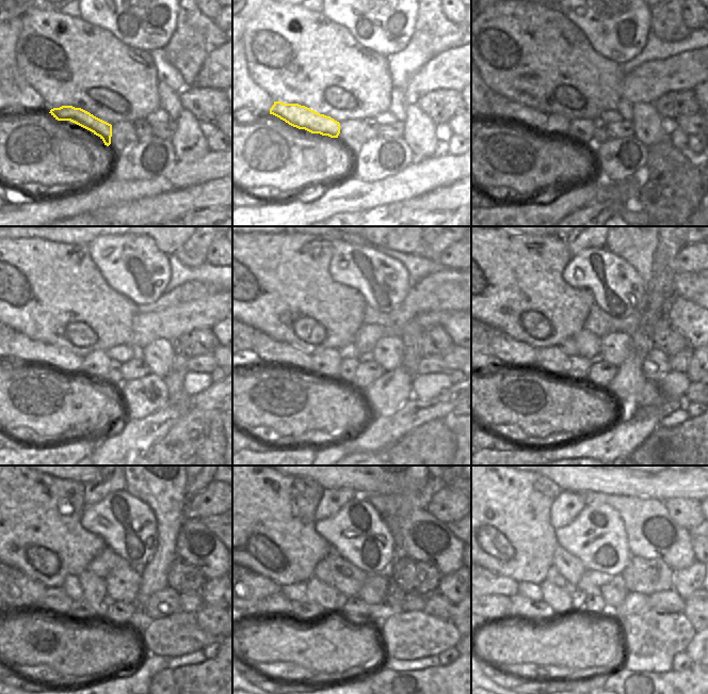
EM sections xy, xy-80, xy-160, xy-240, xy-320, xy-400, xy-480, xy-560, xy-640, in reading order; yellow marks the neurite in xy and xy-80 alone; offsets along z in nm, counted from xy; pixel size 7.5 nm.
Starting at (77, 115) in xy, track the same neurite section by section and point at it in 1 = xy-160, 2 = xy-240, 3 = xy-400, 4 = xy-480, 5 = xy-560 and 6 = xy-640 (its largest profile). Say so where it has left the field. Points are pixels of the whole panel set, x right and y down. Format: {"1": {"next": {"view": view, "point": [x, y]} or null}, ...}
{"1": {"next": {"view": "xy-160", "point": [503, 108]}}, "2": {"next": {"view": "xy-240", "point": [15, 346]}}, "3": {"next": {"view": "xy-400", "point": [505, 350]}}, "4": {"next": {"view": "xy-480", "point": [15, 590]}}, "5": {"next": {"view": "xy-560", "point": [254, 586]}}, "6": {"next": {"view": "xy-640", "point": [493, 583]}}}

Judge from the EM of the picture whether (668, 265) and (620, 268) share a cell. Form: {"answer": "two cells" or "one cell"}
{"answer": "two cells"}

